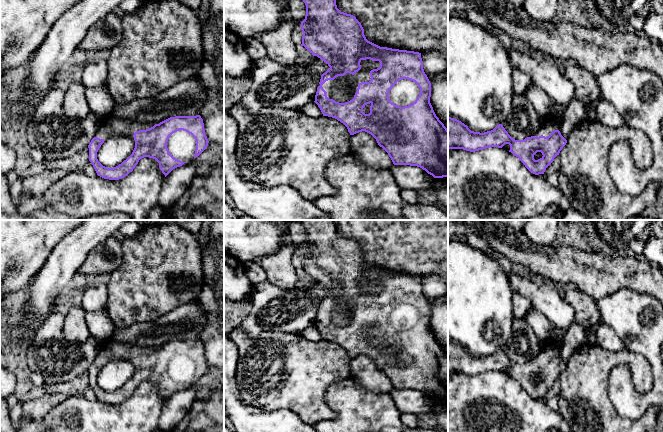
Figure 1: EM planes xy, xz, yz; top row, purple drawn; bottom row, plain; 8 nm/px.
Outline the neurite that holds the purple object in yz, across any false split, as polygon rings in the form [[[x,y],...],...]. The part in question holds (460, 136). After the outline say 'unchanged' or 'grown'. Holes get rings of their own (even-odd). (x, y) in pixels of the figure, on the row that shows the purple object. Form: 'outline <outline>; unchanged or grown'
outline [[[448,116],[448,149],[474,152],[489,147],[510,145],[514,156],[533,174],[544,174],[546,168],[559,155],[567,140],[560,133],[560,121],[545,116],[536,134],[524,140],[513,139],[502,124],[484,133],[471,131],[461,121]]]; grown

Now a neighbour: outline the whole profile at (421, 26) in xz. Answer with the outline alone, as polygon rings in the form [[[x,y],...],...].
[[[336,0],[336,5],[356,17],[368,41],[419,53],[439,51],[448,62],[448,0]]]

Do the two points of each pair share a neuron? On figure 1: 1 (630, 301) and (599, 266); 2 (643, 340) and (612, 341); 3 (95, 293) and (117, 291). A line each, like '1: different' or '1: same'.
1: different
2: different
3: different

